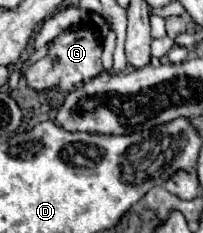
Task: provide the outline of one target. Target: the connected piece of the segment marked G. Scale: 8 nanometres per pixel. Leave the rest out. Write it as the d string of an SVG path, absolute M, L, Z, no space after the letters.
M74 24L68 26L60 36L48 42L48 54L34 62L26 72L24 78L30 88L42 92L42 90L58 90L58 92L70 92L78 84L84 84L86 80L92 80L102 72L102 38L100 32L88 24Z

